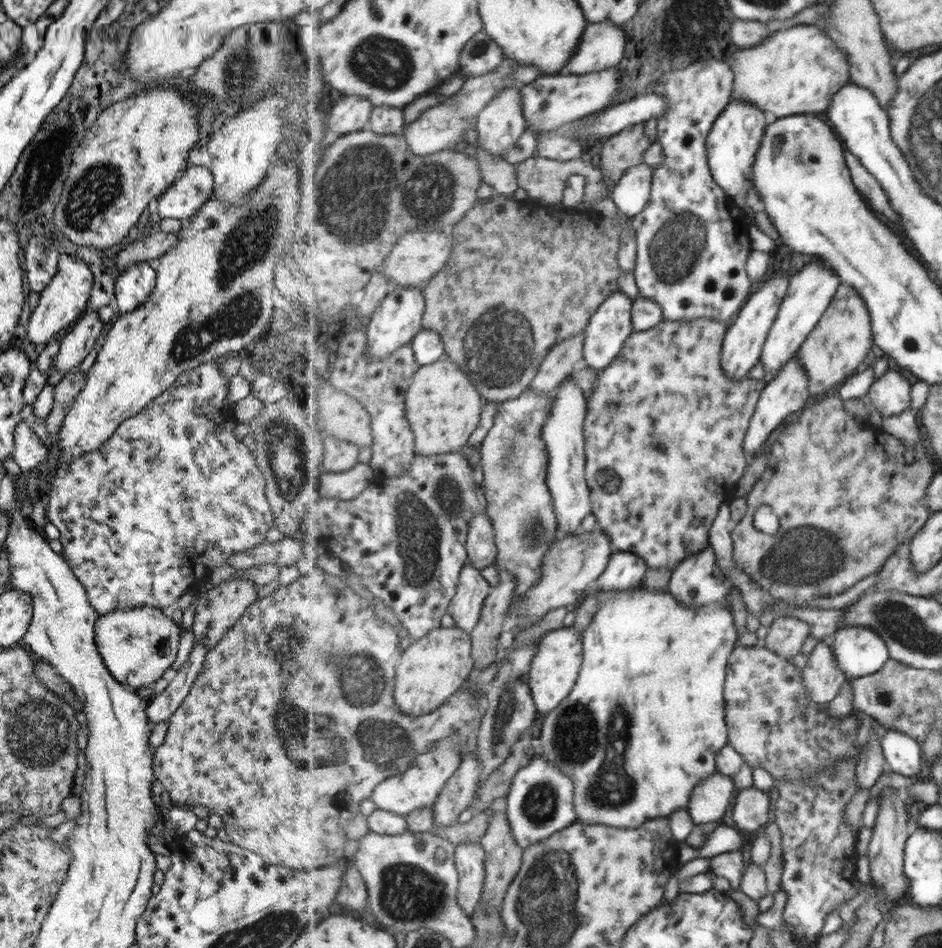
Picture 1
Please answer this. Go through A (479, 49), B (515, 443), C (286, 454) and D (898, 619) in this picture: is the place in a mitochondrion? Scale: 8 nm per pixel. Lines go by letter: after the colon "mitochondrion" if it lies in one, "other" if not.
A: mitochondrion
B: mitochondrion
C: mitochondrion
D: mitochondrion

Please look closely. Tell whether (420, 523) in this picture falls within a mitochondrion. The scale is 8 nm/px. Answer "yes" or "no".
yes

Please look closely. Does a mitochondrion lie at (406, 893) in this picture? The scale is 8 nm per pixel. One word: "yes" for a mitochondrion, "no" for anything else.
yes

